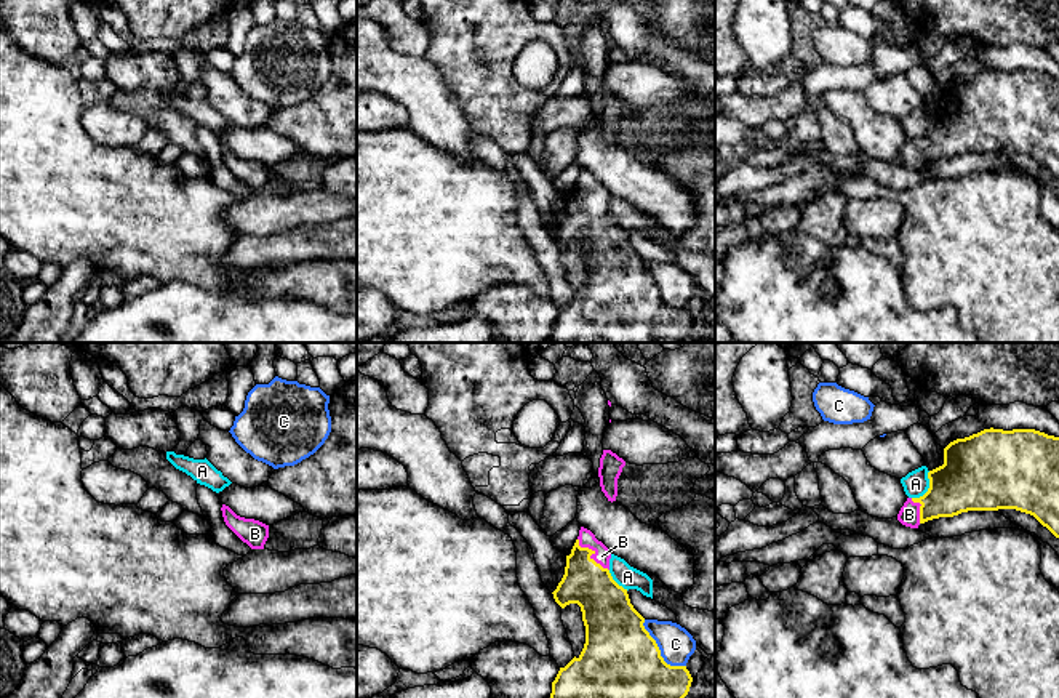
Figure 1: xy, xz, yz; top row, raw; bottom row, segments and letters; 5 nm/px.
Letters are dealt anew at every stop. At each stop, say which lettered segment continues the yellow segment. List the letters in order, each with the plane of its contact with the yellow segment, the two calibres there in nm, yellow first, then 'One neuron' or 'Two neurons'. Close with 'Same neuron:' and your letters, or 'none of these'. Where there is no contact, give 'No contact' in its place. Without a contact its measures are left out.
A: Touches yellow in yz. Thickness 360 nm (yellow) against 130 nm. Two neurons
B: Touches yellow in xz. Thickness 240 nm (yellow) against 90 nm. One neuron
C: Touches yellow in xz. Thickness 480 nm (yellow) against 170 nm. Two neurons
Same neuron: B

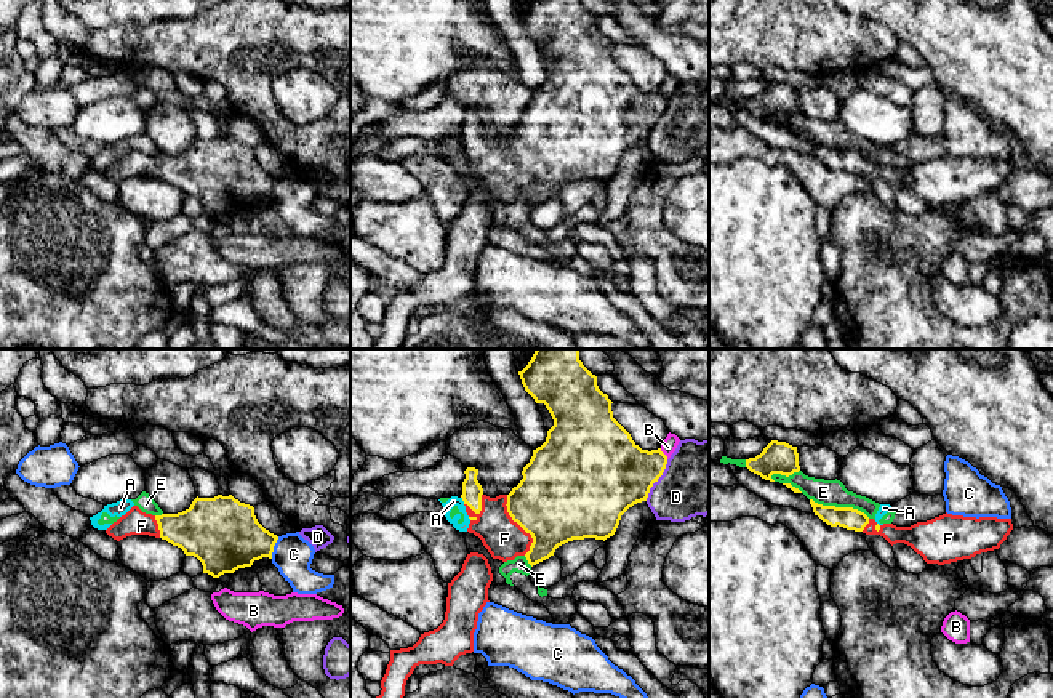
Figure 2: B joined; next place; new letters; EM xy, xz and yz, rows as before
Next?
A: Touches yellow in xz. Thickness 100 nm (yellow) against 50 nm. Two neurons
B: Touches yellow in xz. Thickness 340 nm (yellow) against 80 nm. Two neurons
C: Touches yellow in xy. Thickness 360 nm (yellow) against 200 nm. Two neurons
D: Touches yellow in xz. Thickness 400 nm (yellow) against 360 nm. Two neurons
E: Touches yellow in yz. Thickness 110 nm (yellow) against 130 nm. Two neurons
F: Touches yellow in xz. Thickness 440 nm (yellow) against 200 nm. One neuron
Same neuron: F

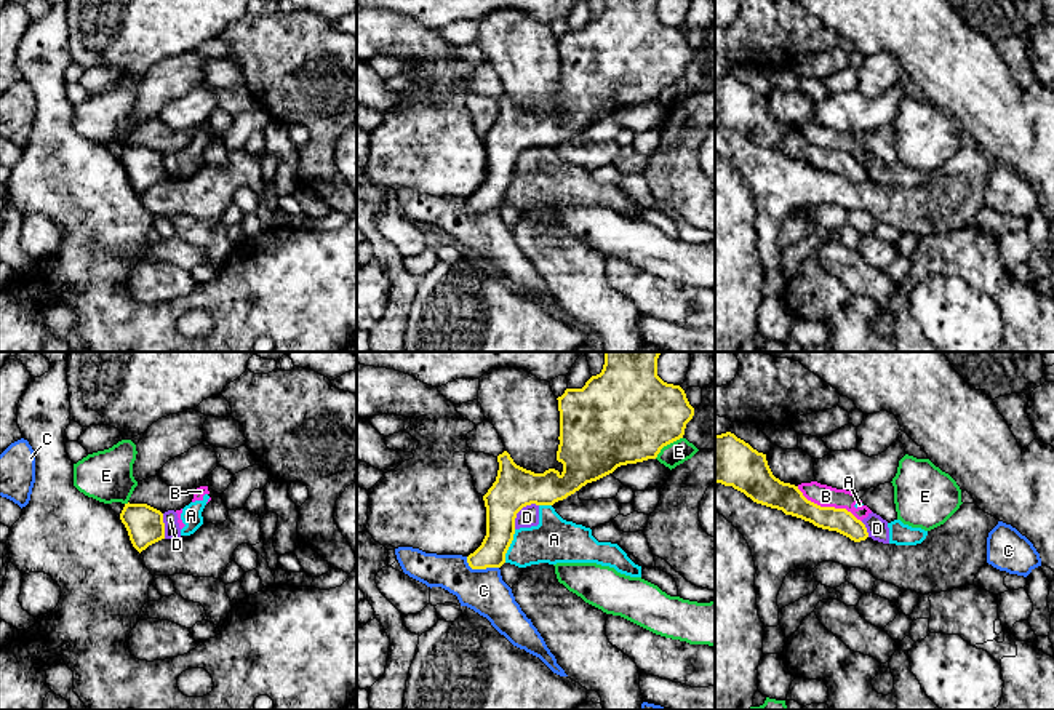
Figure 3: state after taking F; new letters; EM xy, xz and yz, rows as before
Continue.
A: Touches yellow in xz. Thickness 190 nm (yellow) against 220 nm. Two neurons
B: Touches yellow in yz. Thickness 140 nm (yellow) against 110 nm. Two neurons
C: Touches yellow in xz. Thickness 140 nm (yellow) against 220 nm. Two neurons
D: Touches yellow in xz. Thickness 200 nm (yellow) against 100 nm. Two neurons
E: Touches yellow in xz. Thickness 480 nm (yellow) against 120 nm. Two neurons
Same neuron: none of these

